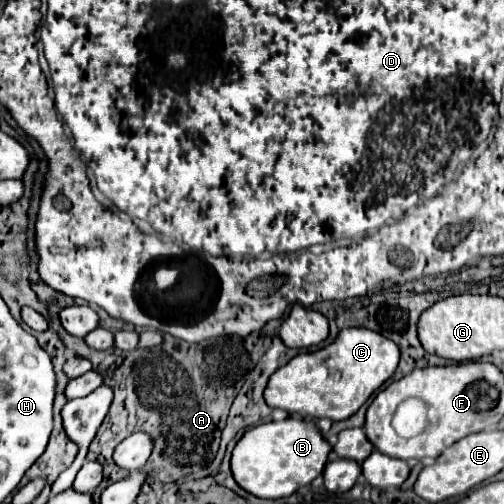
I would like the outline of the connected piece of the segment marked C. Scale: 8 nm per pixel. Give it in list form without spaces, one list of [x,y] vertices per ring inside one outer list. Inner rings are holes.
[[[354,327],[342,329],[334,343],[314,353],[300,353],[290,363],[280,367],[268,381],[264,399],[272,409],[286,411],[288,417],[300,417],[316,421],[328,417],[342,421],[352,417],[370,395],[386,383],[400,363],[400,349],[392,339],[378,335],[376,331]],[[330,365],[336,367],[330,371]]]

